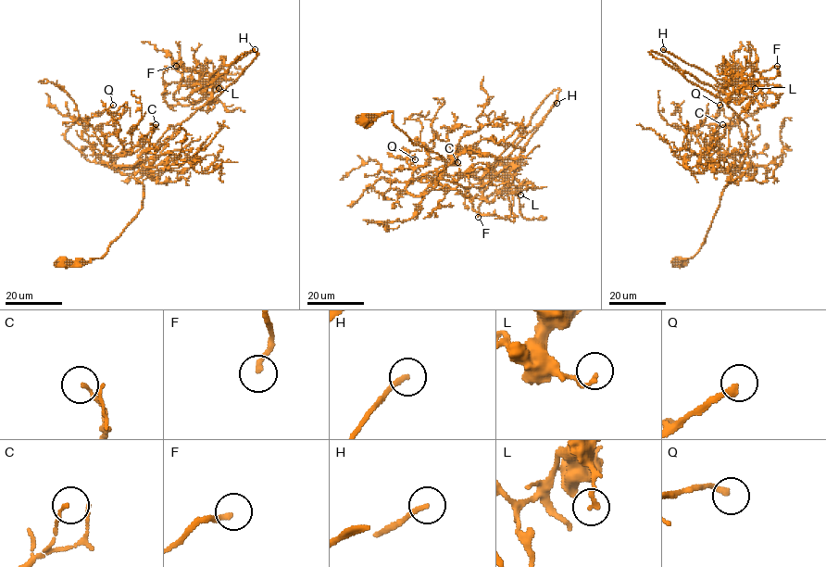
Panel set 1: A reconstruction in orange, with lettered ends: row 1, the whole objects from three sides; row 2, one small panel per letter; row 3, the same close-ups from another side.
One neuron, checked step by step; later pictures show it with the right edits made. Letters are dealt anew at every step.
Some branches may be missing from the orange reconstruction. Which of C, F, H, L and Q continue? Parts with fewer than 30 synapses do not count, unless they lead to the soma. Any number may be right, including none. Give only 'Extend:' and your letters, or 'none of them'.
Extend: H

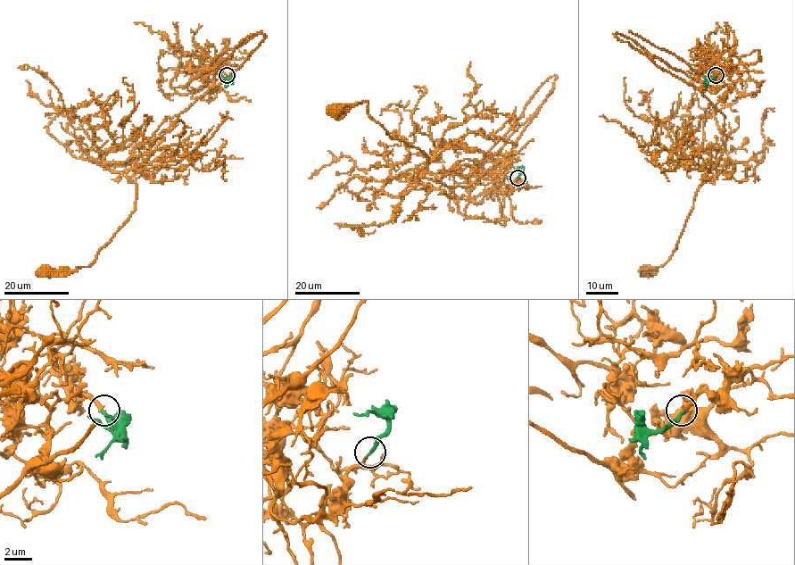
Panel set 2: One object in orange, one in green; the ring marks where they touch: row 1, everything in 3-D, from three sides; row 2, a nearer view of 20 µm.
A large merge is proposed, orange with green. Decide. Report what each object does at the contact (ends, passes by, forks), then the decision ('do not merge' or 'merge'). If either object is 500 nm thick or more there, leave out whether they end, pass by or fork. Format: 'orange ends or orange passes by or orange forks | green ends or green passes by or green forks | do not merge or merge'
orange ends | green ends | merge

